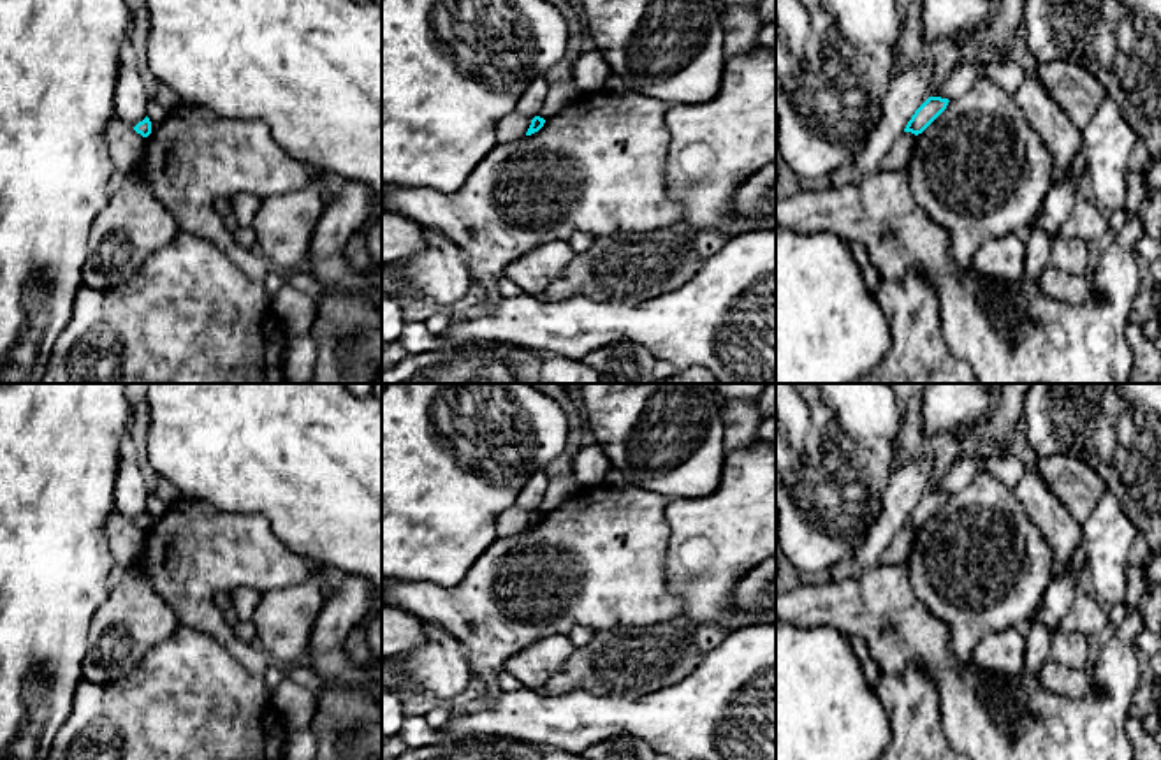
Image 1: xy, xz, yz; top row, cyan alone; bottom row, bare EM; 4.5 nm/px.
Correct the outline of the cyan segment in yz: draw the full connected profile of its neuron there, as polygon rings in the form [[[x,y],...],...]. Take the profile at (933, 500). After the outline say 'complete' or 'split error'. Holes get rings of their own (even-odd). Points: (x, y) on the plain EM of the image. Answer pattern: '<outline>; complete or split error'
[[[929,491],[911,510],[904,526],[922,528],[948,500],[948,493]]]; complete

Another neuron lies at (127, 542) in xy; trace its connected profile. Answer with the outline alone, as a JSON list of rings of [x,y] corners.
[[[114,507],[107,519],[107,542],[118,572],[132,568],[142,556],[146,531],[123,517]]]

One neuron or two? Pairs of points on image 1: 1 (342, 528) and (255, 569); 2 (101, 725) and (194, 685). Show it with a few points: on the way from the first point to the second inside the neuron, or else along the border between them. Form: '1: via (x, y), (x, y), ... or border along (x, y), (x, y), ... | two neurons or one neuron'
1: border along (268, 519), (273, 532), (289, 548), (317, 563) | two neurons
2: via (124, 725), (153, 725), (171, 708) | one neuron

